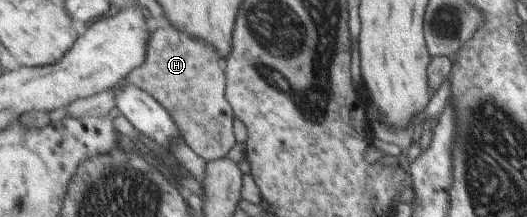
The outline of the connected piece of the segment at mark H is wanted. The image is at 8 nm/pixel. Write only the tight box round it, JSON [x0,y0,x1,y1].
[65,25,236,163]

